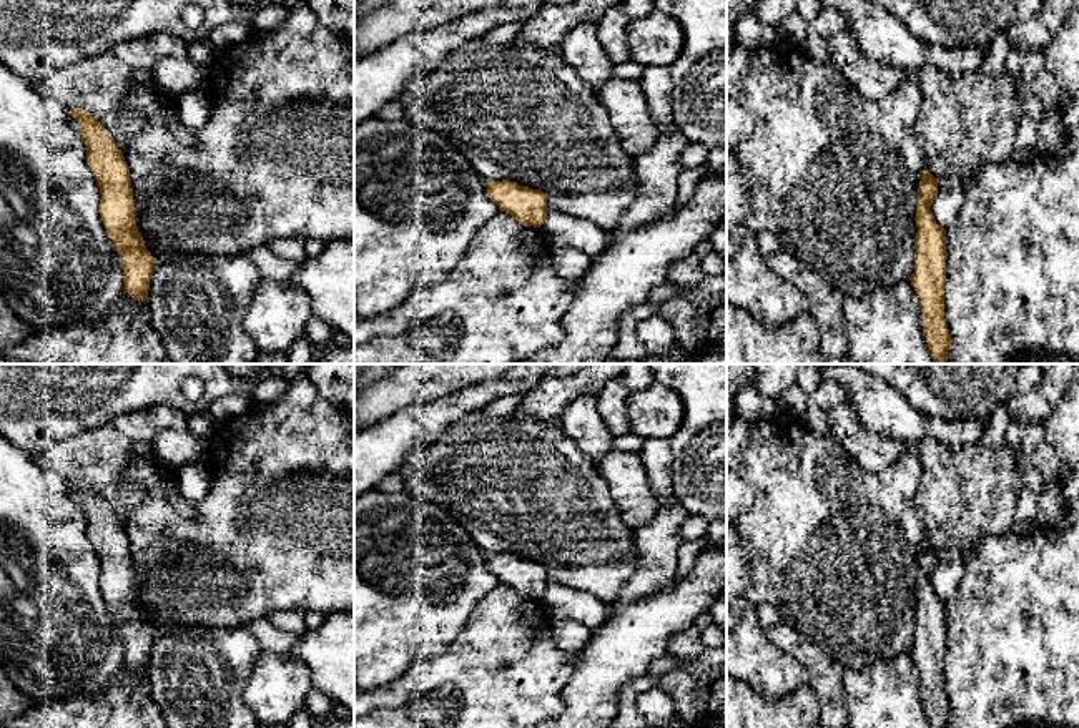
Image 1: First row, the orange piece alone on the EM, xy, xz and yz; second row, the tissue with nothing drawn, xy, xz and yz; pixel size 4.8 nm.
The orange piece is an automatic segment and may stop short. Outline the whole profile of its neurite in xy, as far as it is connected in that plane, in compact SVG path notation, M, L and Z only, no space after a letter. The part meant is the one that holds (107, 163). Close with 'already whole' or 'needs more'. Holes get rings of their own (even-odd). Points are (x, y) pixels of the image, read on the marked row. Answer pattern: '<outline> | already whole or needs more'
M71 110L68 115L76 118L86 145L86 165L101 194L98 211L125 269L125 293L133 301L148 301L156 266L136 228L130 168L106 128L90 111Z | already whole

